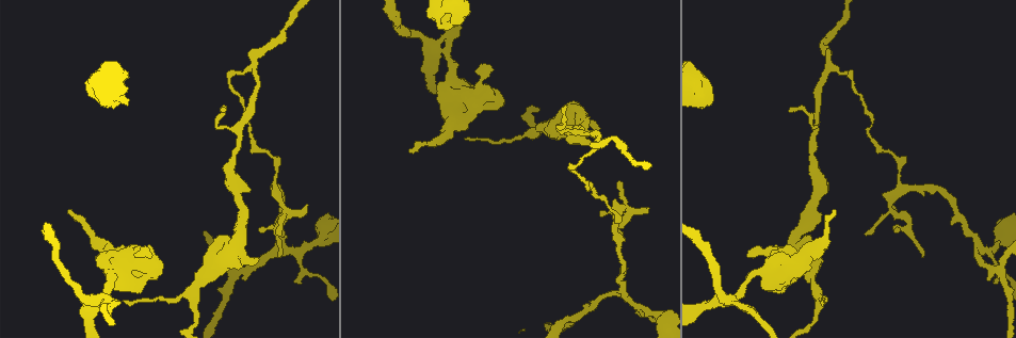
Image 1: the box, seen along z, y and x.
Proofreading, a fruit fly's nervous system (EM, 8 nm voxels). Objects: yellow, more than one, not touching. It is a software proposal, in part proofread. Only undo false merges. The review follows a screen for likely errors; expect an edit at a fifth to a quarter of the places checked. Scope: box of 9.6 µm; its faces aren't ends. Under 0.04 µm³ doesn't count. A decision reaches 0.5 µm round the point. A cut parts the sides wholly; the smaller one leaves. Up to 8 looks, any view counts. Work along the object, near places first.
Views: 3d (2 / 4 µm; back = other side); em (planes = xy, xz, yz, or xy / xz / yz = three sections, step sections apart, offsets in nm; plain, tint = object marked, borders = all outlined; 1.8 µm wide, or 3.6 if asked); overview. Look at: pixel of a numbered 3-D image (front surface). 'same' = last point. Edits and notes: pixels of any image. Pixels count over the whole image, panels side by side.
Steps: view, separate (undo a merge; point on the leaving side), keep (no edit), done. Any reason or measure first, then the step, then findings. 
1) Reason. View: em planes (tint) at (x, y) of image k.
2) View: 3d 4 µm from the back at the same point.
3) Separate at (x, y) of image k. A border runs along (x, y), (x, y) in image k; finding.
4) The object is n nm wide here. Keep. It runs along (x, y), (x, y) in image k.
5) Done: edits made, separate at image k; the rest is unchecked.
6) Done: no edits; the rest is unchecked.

Arms part here. View: em planes (plain) at (972, 235) of image 1.

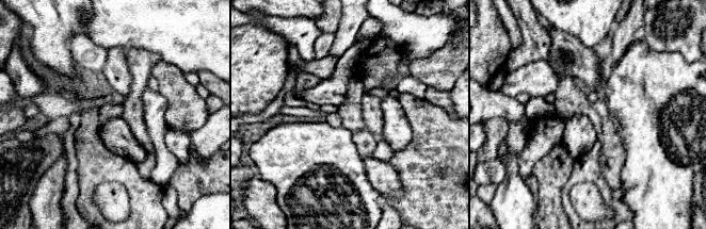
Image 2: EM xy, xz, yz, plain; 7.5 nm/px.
With the object marked. View: em planes (tint) at the same point.

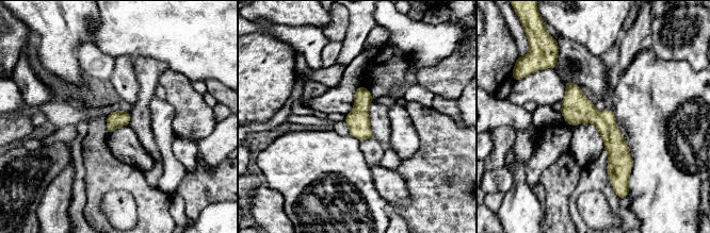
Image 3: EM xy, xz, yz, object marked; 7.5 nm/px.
Keep. It runs along (568, 84), (612, 136), (618, 179) in image 3; continuous, no second cell.

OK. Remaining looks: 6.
Sharp bend. View: 3d 4 µm at (284, 211) of image 1.

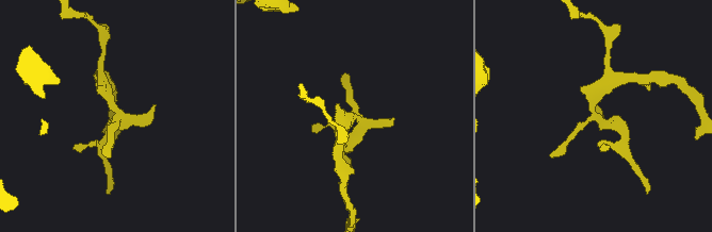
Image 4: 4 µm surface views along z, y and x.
View: em planes (plain) at (594, 116) of image 4.

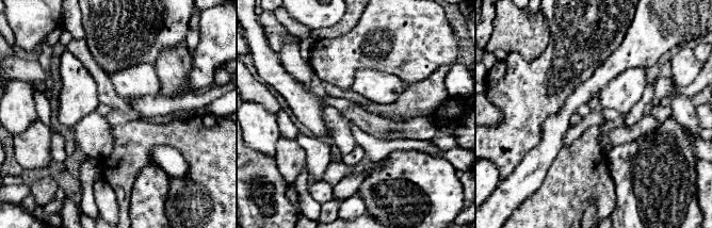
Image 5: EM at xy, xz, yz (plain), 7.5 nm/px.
View: em planes (tint) at the same point.

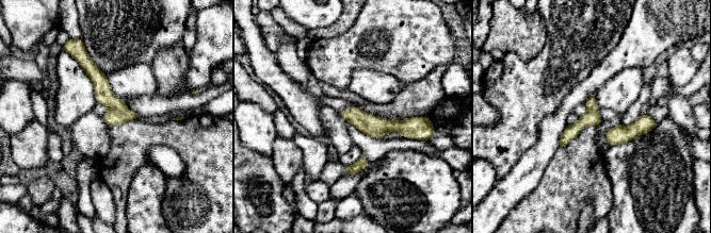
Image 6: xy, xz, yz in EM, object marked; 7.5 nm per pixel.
Keep. All the same cell.

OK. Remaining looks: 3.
Thick turns thin. View: em yz step 4 (tint) at (536, 131) of image 1.

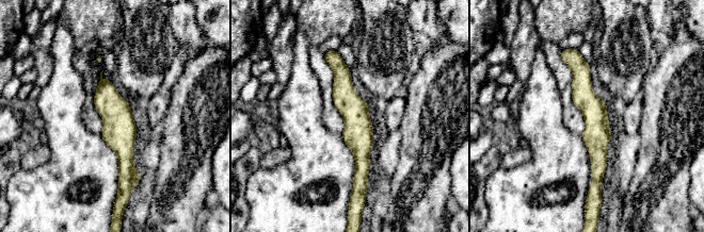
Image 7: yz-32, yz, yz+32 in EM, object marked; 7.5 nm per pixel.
View: em planes (tint) at the same point.

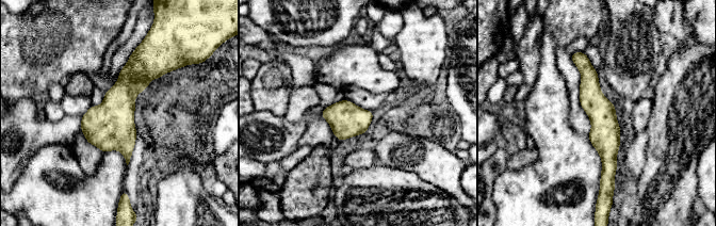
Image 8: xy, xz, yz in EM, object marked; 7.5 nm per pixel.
The object is 220 nm wide here. Keep. It runs along (578, 54), (602, 114), (608, 178) in image 8; all the same cell.

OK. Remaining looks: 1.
Done: no edits; the rest is unchecked.

